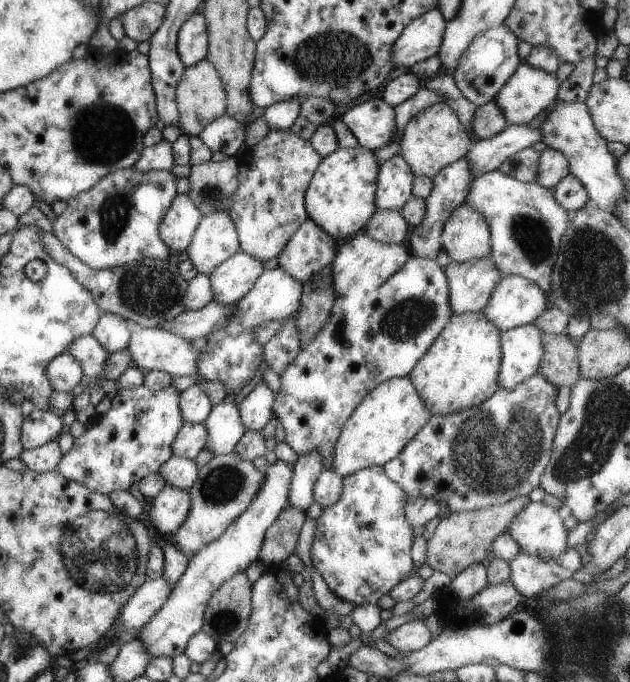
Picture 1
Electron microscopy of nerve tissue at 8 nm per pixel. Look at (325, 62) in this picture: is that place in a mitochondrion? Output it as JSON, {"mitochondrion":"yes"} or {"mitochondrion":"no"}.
{"mitochondrion":"yes"}

